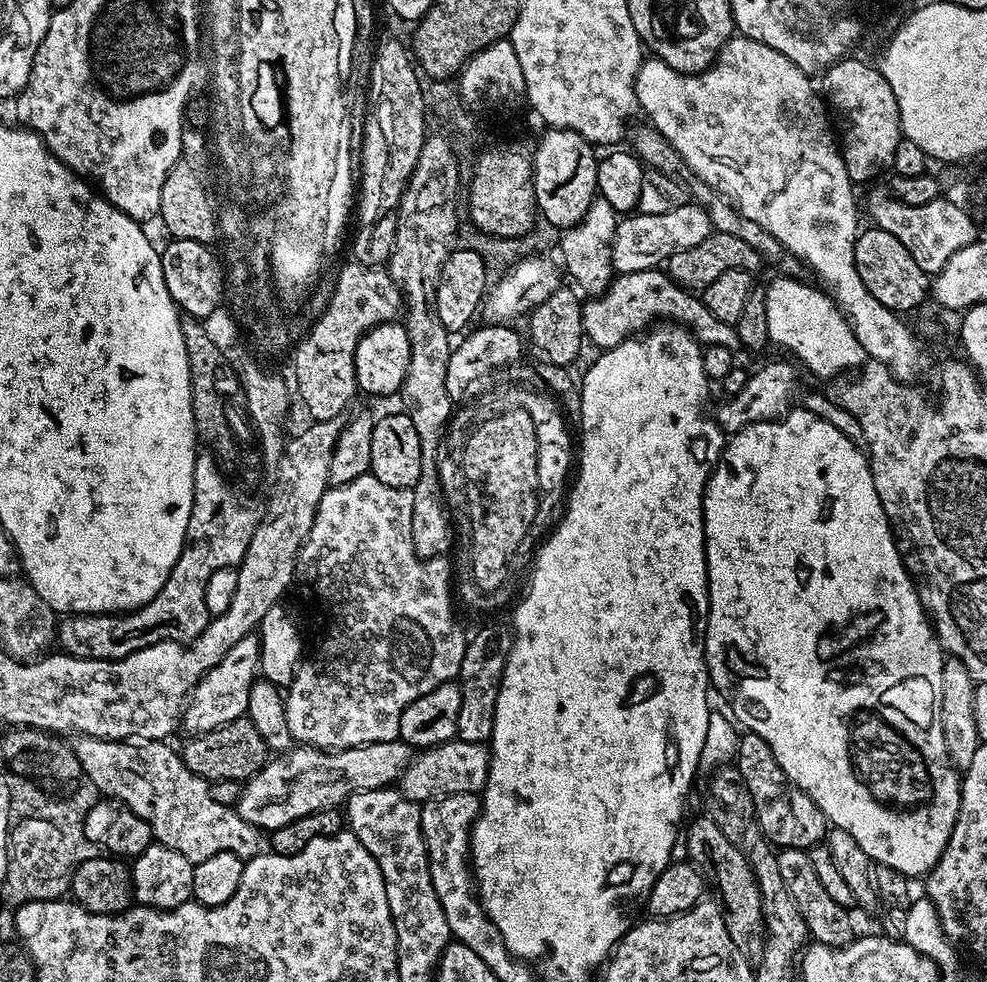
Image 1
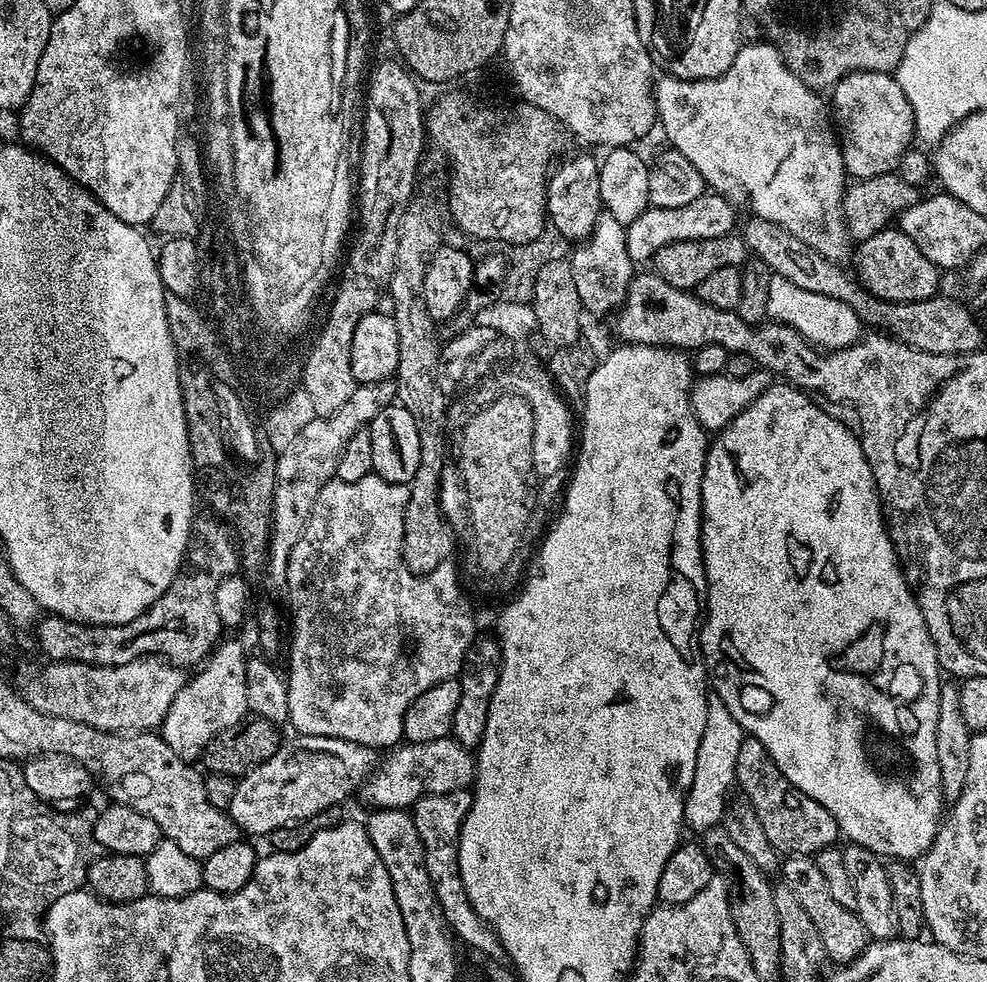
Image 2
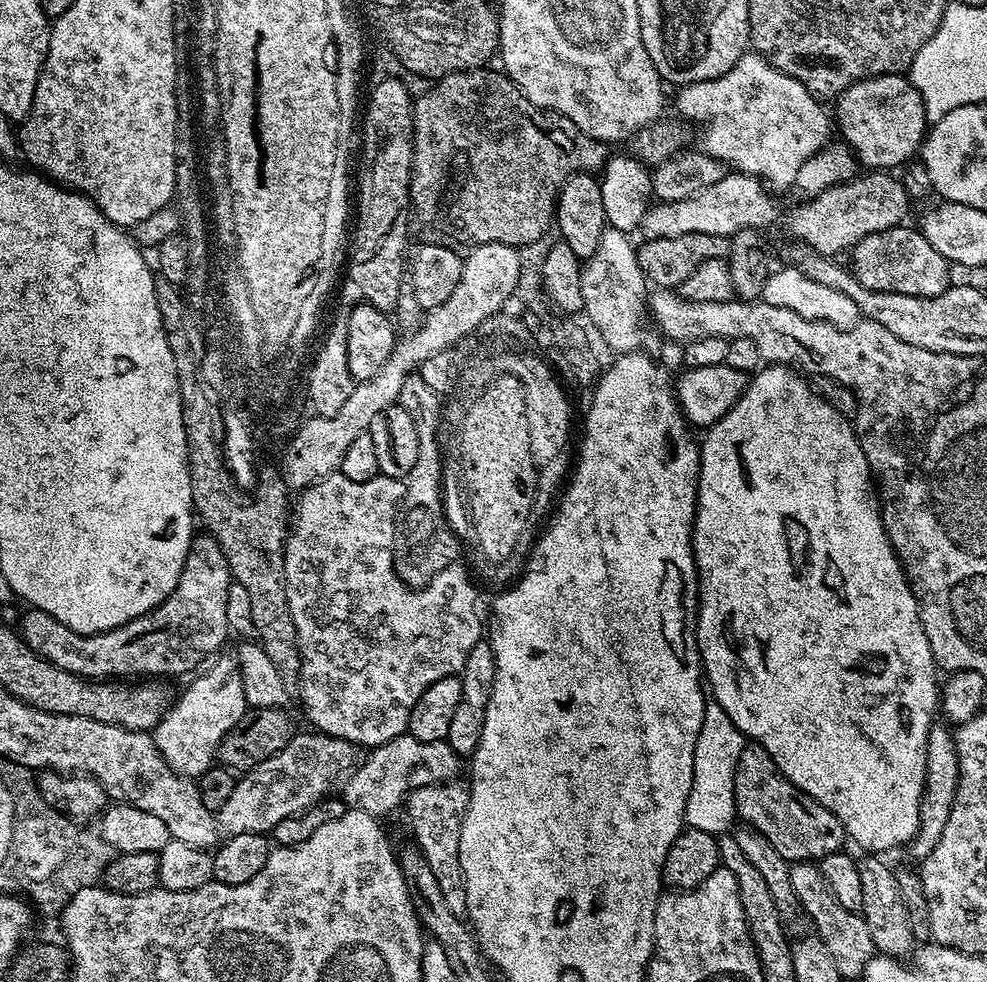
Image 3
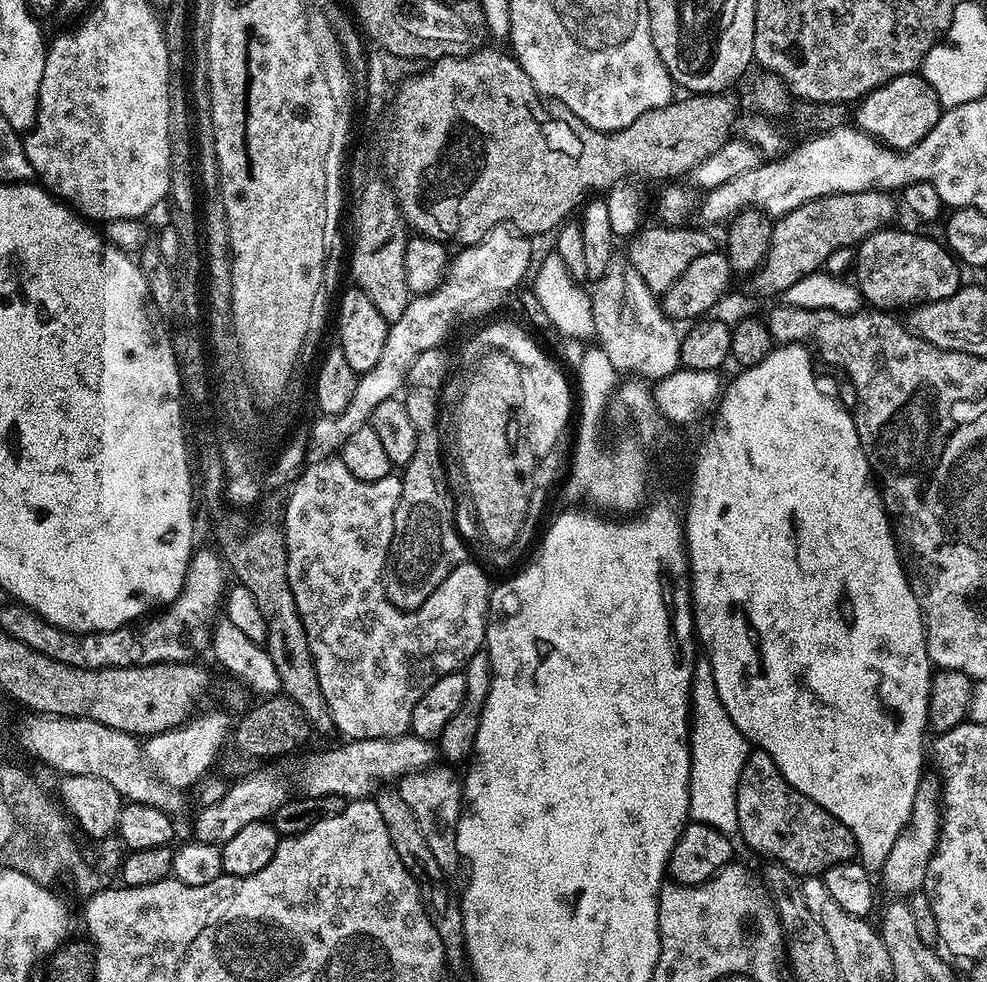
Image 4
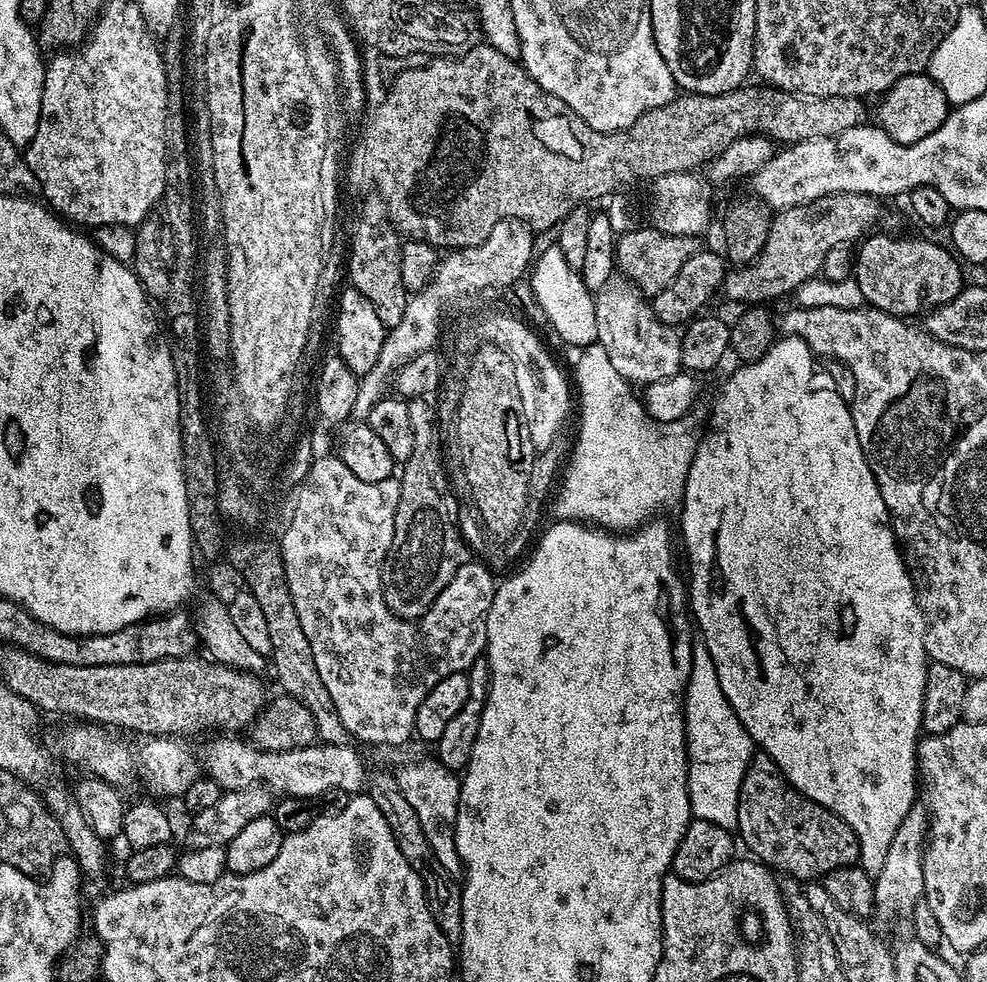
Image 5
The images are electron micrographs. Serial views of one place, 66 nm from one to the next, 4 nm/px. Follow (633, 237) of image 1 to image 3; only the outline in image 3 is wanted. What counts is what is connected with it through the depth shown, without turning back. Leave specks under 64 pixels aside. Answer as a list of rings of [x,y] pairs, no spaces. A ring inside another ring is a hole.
[[[732,170],[714,185],[706,186],[704,190],[699,190],[698,193],[683,198],[682,201],[653,203],[646,210],[638,232],[639,235],[642,234],[641,237],[644,240],[653,240],[654,238],[678,238],[678,234],[718,234],[731,238],[743,228],[764,230],[767,229],[767,224],[772,224],[776,220],[776,204],[772,201],[771,195],[773,196],[773,193],[765,187],[758,177]]]

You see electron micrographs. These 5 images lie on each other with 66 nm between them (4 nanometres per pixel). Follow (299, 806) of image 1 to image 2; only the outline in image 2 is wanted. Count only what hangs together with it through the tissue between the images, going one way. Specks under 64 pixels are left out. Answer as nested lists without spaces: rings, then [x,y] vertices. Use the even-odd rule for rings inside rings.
[[[299,735],[294,738],[290,742],[285,741],[266,762],[260,763],[247,775],[237,779],[233,800],[227,808],[227,813],[241,833],[246,832],[244,834],[248,836],[251,836],[250,834],[261,835],[260,837],[267,836],[286,824],[296,823],[324,809],[337,807],[345,803],[344,800],[351,793],[353,795],[379,765],[379,753],[372,747],[346,739],[318,735]]]

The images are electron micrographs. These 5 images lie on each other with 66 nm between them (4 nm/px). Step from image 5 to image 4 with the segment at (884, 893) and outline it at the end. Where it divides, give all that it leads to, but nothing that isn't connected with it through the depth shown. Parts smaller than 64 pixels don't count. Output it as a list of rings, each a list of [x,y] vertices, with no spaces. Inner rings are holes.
[[[926,770],[919,778],[918,789],[915,791],[914,803],[911,807],[911,818],[908,819],[902,834],[895,839],[886,862],[880,867],[880,874],[883,874],[885,882],[900,892],[910,894],[919,891],[924,885],[926,870],[929,868],[930,858],[936,852],[940,836],[940,821],[943,819],[942,801],[943,781],[939,773]]]

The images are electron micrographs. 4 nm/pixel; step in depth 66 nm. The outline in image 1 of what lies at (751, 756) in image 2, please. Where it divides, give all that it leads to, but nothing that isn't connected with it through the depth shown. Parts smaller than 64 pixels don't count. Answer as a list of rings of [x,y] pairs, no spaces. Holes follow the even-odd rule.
[[[745,731],[738,742],[734,765],[741,774],[741,782],[754,802],[756,820],[763,839],[777,849],[813,848],[827,837],[830,825],[820,807],[801,788],[791,783],[787,774],[778,766],[770,746],[756,732]]]

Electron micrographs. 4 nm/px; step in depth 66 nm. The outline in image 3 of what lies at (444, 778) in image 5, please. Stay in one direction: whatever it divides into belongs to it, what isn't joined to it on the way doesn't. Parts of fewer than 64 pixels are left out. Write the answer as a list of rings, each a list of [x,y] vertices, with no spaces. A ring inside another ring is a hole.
[[[460,782],[422,786],[408,793],[407,808],[408,820],[412,823],[412,836],[416,839],[413,840],[415,847],[419,848],[434,873],[434,882],[438,882],[438,890],[446,906],[455,916],[467,917],[464,871],[460,865],[460,835],[468,809],[468,788],[460,785]]]

